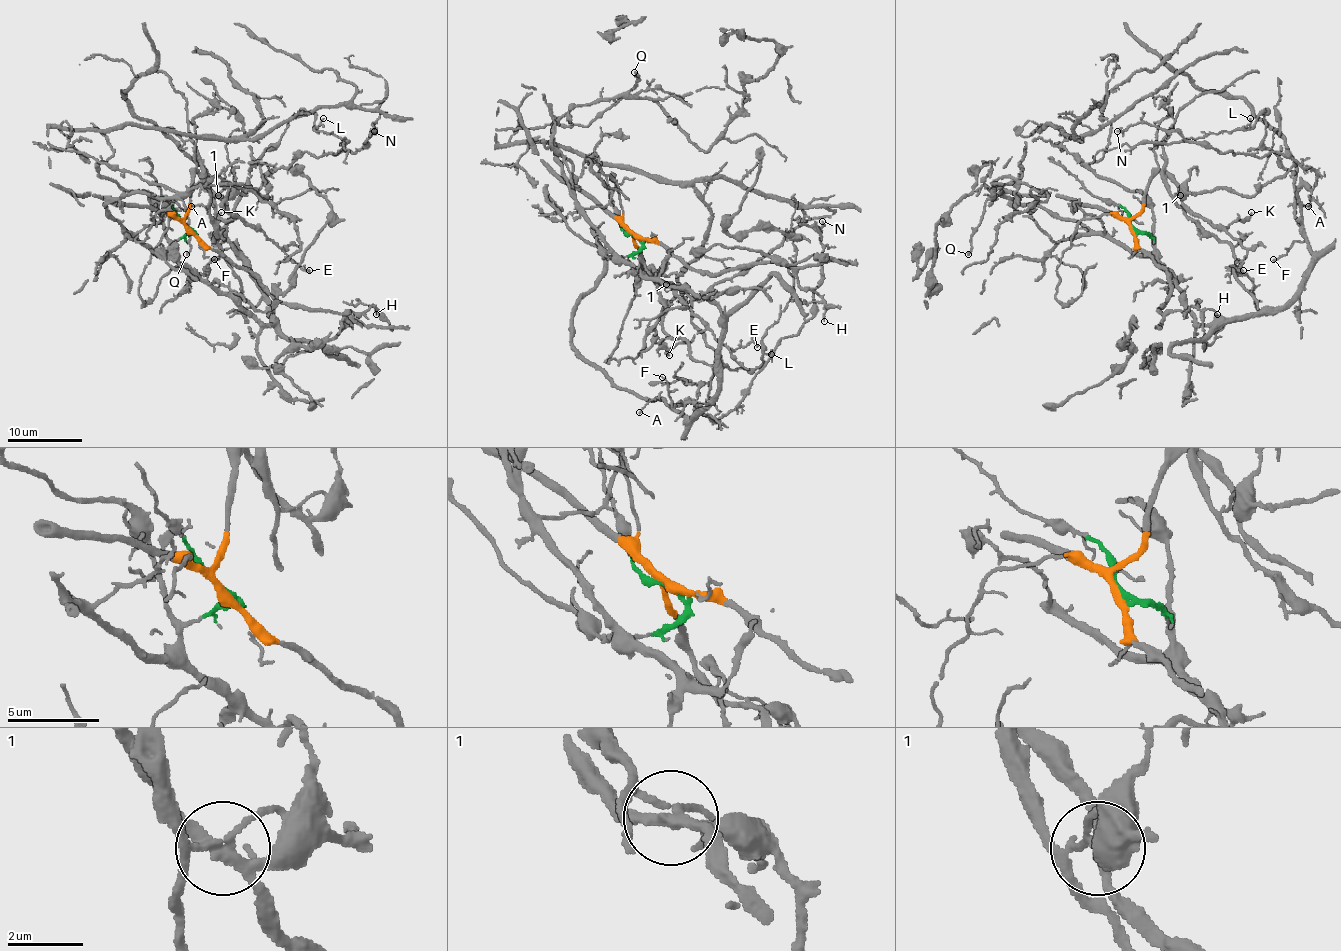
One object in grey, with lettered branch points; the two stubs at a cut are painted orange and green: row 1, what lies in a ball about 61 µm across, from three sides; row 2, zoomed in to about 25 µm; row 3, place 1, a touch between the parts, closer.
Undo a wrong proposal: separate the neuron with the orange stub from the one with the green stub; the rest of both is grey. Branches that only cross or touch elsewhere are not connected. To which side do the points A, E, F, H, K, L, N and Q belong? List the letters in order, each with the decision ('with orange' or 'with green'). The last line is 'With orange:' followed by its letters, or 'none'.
A: with green
E: with orange
F: with green
H: with orange
K: with orange
L: with green
N: with green
Q: with green
With orange: E, H, K

